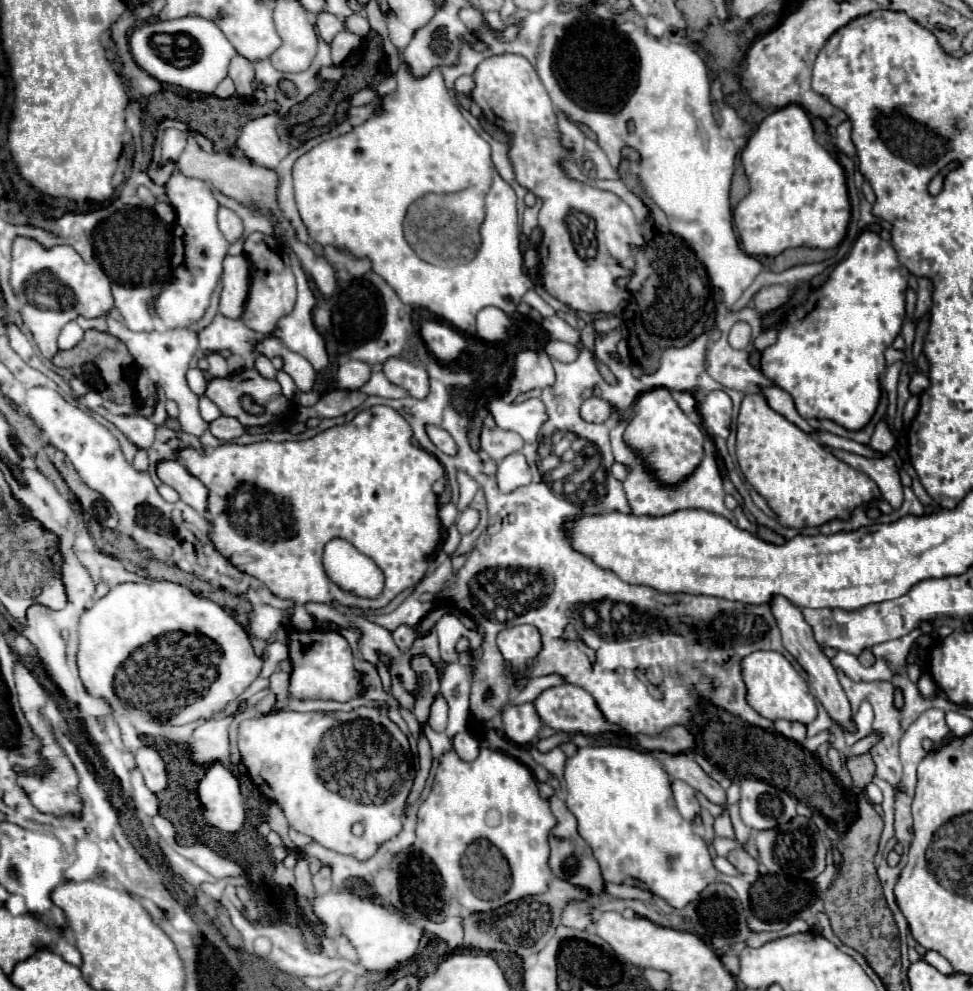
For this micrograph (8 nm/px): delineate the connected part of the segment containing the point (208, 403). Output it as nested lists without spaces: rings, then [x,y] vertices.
[[[200,398],[200,412],[202,412],[202,418],[204,418],[208,424],[222,416],[220,408],[218,408],[210,398]]]

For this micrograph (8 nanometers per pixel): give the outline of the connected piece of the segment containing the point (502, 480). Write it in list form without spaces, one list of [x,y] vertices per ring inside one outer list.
[[[514,452],[514,454],[506,456],[498,464],[496,480],[498,480],[498,488],[502,492],[514,492],[516,488],[526,486],[532,480],[532,474],[530,474],[530,468],[526,464],[524,454],[522,452]]]

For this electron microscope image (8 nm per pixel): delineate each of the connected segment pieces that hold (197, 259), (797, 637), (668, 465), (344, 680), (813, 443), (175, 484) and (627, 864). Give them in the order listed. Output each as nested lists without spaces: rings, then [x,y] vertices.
[[[174,170],[164,184],[166,196],[176,212],[172,228],[172,276],[166,286],[150,298],[154,306],[154,316],[160,318],[166,328],[188,328],[196,324],[210,306],[212,292],[222,274],[222,262],[228,256],[230,244],[216,224],[216,212],[220,204],[216,202],[210,186],[198,178],[188,178],[180,170]]]
[[[772,596],[770,600],[770,610],[778,622],[778,628],[782,632],[782,644],[784,648],[802,664],[802,668],[808,672],[808,680],[812,686],[812,692],[816,696],[816,700],[824,706],[824,710],[828,712],[828,716],[832,718],[832,722],[836,722],[844,732],[856,732],[856,724],[852,720],[852,710],[850,710],[850,702],[838,682],[836,670],[832,666],[832,662],[824,656],[822,648],[816,644],[812,628],[806,624],[802,612],[798,606],[794,606],[790,600],[786,600],[784,596]]]
[[[656,388],[640,394],[636,400],[636,414],[626,426],[624,442],[642,460],[648,474],[654,474],[660,484],[678,486],[694,474],[704,458],[704,438],[694,422],[690,422],[678,408],[666,388]]]
[[[290,632],[290,660],[294,664],[294,674],[290,682],[292,698],[300,700],[336,700],[348,702],[362,692],[360,678],[352,666],[352,650],[348,642],[338,632]]]
[[[758,392],[748,394],[744,398],[740,414],[738,414],[736,460],[746,480],[768,502],[772,512],[778,516],[778,522],[786,528],[822,526],[830,520],[848,520],[858,506],[882,498],[874,480],[854,470],[852,466],[846,466],[842,460],[834,458],[834,454],[824,450],[824,446],[812,434],[800,430],[796,424],[788,422],[778,412],[770,410],[770,406],[766,406],[766,398],[762,398],[762,394]]]
[[[162,462],[162,466],[158,466],[158,476],[164,484],[172,486],[180,494],[180,498],[194,510],[198,510],[200,514],[208,510],[208,488],[196,476],[192,476],[180,462]]]
[[[584,746],[566,760],[564,778],[568,790],[566,806],[576,816],[578,832],[590,844],[606,882],[636,884],[638,888],[658,894],[674,908],[684,908],[696,900],[710,882],[714,882],[716,870],[708,846],[694,832],[692,824],[678,814],[672,798],[670,776],[654,756],[622,746]]]

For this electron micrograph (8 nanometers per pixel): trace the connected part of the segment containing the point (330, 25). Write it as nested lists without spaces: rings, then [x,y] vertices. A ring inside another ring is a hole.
[[[320,12],[316,26],[318,26],[320,38],[322,38],[326,44],[330,44],[332,38],[334,38],[340,30],[344,30],[344,22],[338,20],[338,18],[336,18],[334,14],[330,14],[330,12]]]

